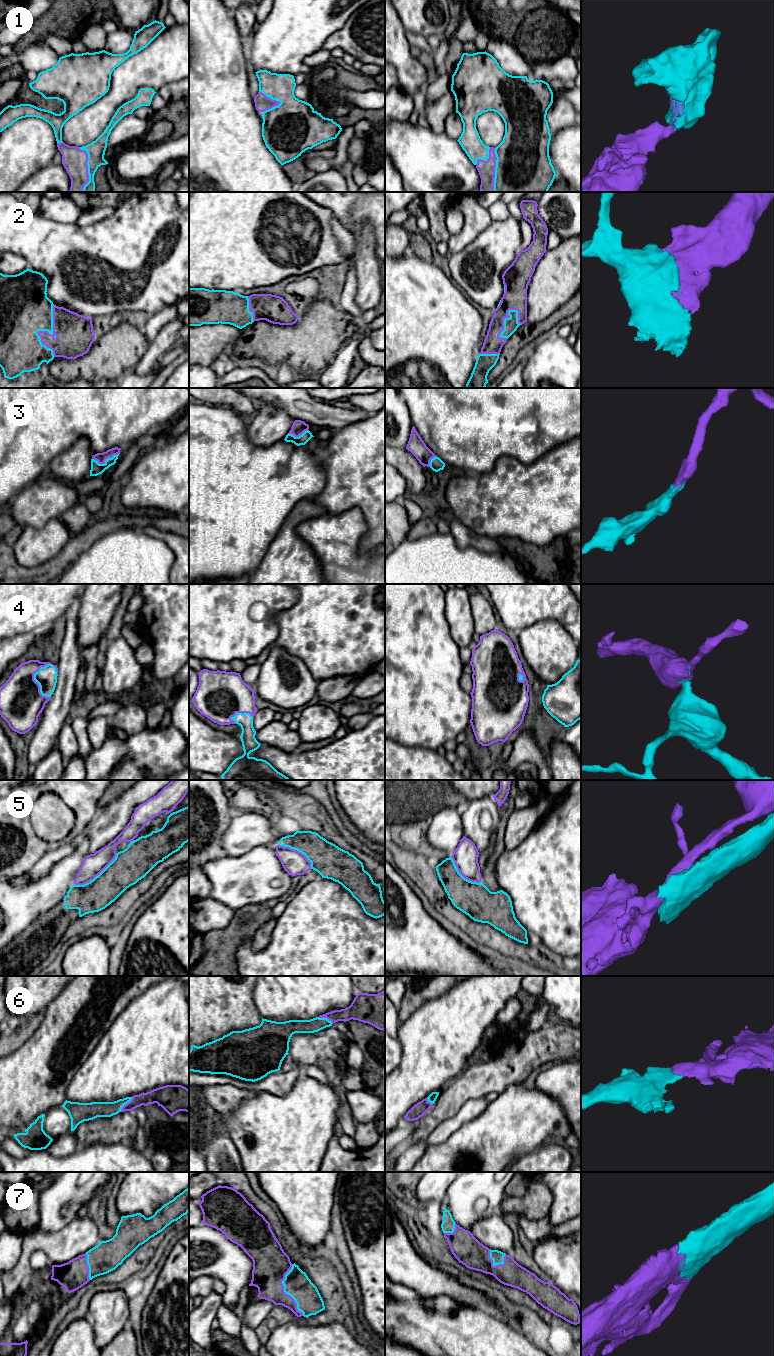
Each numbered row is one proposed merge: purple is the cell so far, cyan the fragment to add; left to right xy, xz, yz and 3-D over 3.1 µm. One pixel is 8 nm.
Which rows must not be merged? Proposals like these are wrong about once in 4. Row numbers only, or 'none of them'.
5

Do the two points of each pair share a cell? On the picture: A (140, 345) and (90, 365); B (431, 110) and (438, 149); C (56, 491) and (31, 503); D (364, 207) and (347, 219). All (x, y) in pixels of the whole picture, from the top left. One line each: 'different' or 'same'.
A: same
B: different
C: same
D: same

